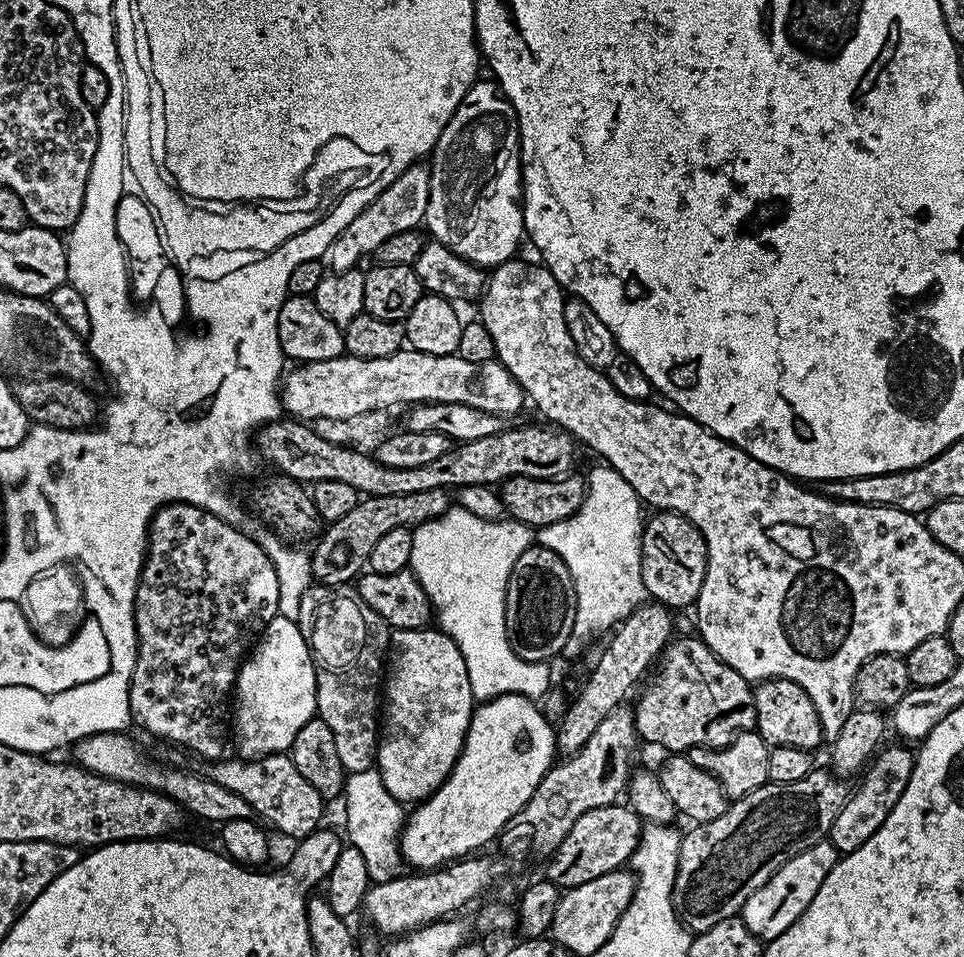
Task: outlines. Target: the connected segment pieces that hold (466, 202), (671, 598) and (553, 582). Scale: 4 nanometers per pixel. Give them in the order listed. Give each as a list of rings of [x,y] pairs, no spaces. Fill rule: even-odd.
[[[477,79],[472,89],[464,95],[458,110],[454,110],[450,122],[442,130],[436,147],[430,153],[430,202],[426,202],[424,215],[426,232],[431,239],[445,244],[463,260],[469,260],[485,270],[513,259],[517,255],[516,247],[520,239],[523,241],[526,236],[522,207],[520,127],[512,103],[504,97],[499,84],[488,80]]]
[[[667,510],[647,517],[640,533],[640,569],[644,591],[669,610],[691,609],[702,590],[708,569],[708,547],[700,531],[685,516]]]
[[[527,548],[522,558],[514,562],[514,570],[510,570],[504,609],[508,641],[518,658],[548,662],[551,656],[559,657],[570,638],[576,617],[576,591],[566,562],[549,548]]]

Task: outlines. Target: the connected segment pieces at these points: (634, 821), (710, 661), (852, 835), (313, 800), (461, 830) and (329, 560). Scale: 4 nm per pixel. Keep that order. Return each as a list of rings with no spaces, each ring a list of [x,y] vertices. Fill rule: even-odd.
[[[617,802],[598,806],[598,810],[586,810],[586,814],[582,814],[582,818],[570,826],[570,834],[562,838],[547,861],[547,879],[557,888],[567,890],[582,886],[582,882],[602,878],[602,874],[610,874],[616,868],[624,868],[638,846],[641,831],[642,819],[627,803]]]
[[[698,636],[675,637],[658,657],[660,673],[643,685],[644,693],[634,704],[636,735],[648,744],[657,744],[669,753],[682,754],[696,747],[724,748],[739,732],[751,731],[757,720],[753,704],[753,687],[733,667],[717,658]]]
[[[884,746],[875,753],[866,771],[859,777],[860,785],[851,789],[848,801],[844,803],[838,818],[834,818],[832,823],[830,839],[837,853],[847,854],[858,850],[858,846],[862,846],[862,842],[866,842],[866,838],[870,838],[876,833],[878,826],[886,822],[890,810],[894,810],[898,798],[902,798],[902,790],[906,790],[910,782],[913,759],[913,753],[908,753],[904,748]]]
[[[291,755],[228,759],[221,758],[211,765],[212,780],[246,798],[249,809],[265,825],[273,824],[278,831],[295,838],[306,837],[321,827],[323,820],[320,819],[324,816],[326,801],[318,794],[318,790],[314,790],[314,786],[310,786],[310,782],[306,782],[306,778],[302,778],[302,774],[298,774],[298,766],[294,766]]]
[[[502,694],[501,696],[495,696],[492,700],[485,700],[473,711],[472,721],[468,727],[468,733],[464,739],[464,745],[460,751],[460,757],[456,759],[455,766],[452,767],[451,774],[442,782],[442,786],[438,786],[438,790],[434,790],[432,794],[426,797],[425,800],[419,801],[407,813],[404,827],[400,834],[400,855],[405,861],[408,860],[413,864],[413,869],[416,870],[435,870],[443,865],[451,864],[453,860],[461,858],[467,858],[473,854],[479,853],[483,844],[488,844],[500,831],[507,829],[511,825],[513,818],[523,810],[526,806],[526,802],[530,802],[530,798],[534,794],[534,790],[538,790],[538,786],[542,782],[542,778],[547,774],[549,768],[552,767],[554,761],[558,756],[558,749],[556,746],[556,728],[547,720],[546,717],[540,713],[541,705],[530,699],[528,696],[522,694]]]
[[[449,489],[418,490],[418,494],[390,494],[389,496],[369,496],[361,498],[342,518],[331,521],[319,533],[315,541],[316,549],[311,549],[312,578],[317,584],[348,586],[365,571],[370,550],[378,543],[378,538],[390,530],[399,528],[415,529],[416,525],[438,518],[453,507],[454,500]]]

